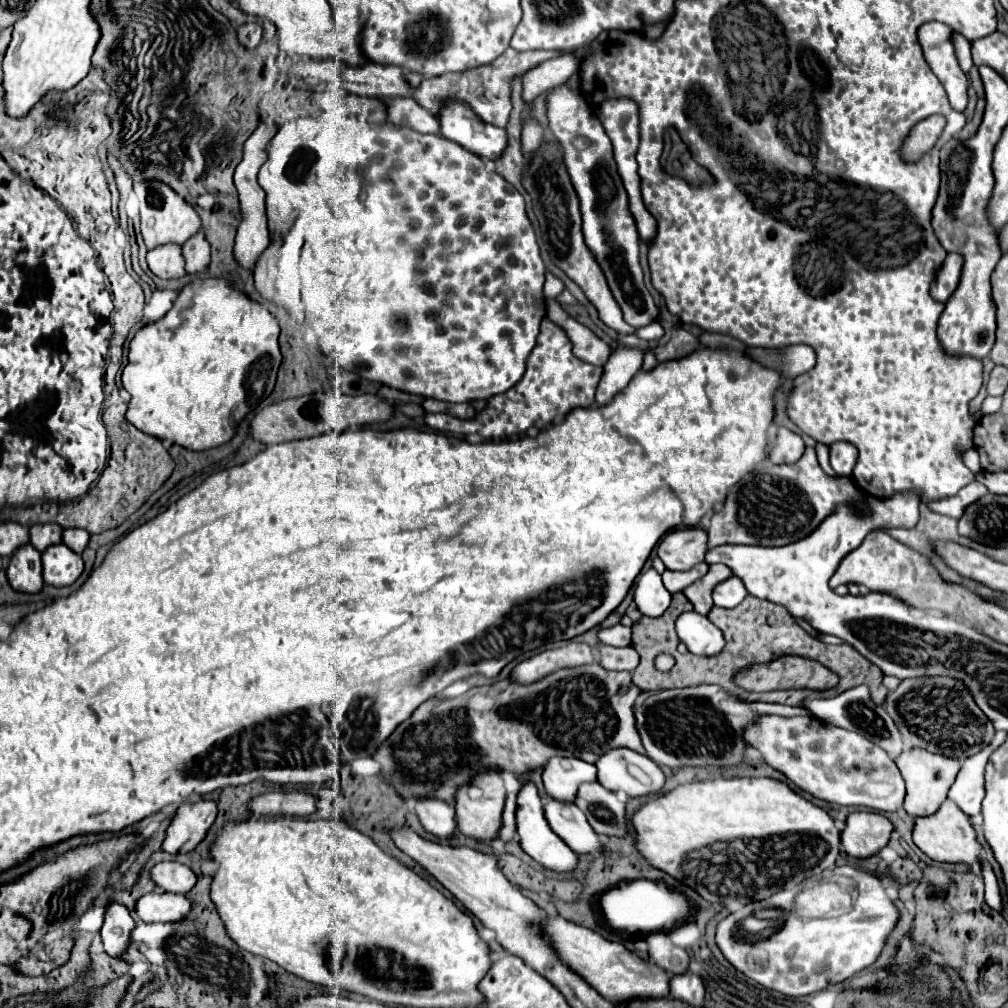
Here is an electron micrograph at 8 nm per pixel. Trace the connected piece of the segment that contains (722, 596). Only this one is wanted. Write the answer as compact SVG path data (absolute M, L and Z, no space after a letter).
M727 578L725 582L717 584L713 590L713 602L719 608L733 608L737 604L743 602L743 584L739 582L739 578Z

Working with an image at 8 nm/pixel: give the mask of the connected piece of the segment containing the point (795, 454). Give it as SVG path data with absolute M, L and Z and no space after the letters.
M779 428L777 442L769 454L769 460L773 464L793 464L803 456L803 450L805 450L805 442L799 434L787 428Z

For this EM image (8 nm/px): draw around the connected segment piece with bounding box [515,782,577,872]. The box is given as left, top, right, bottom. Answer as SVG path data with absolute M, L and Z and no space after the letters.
M525 782L517 794L517 834L521 838L521 848L539 864L543 864L549 870L555 872L571 872L577 864L577 854L571 852L571 848L567 848L567 844L563 844L563 840L559 840L559 836L549 828L545 816L543 816L543 802L539 798L539 792L535 788L533 782Z

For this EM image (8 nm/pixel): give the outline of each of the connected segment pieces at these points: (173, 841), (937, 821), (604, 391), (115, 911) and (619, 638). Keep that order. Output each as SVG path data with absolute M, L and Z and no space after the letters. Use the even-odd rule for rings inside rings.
M211 800L181 804L165 830L165 840L161 848L169 854L191 852L205 838L215 816L217 804Z
M945 800L935 814L923 816L923 818L915 818L913 842L931 860L939 860L939 862L965 862L973 870L979 868L979 858L983 856L983 848L979 846L979 842L975 838L975 830L969 824L969 818L963 812L959 812L959 808L951 800Z
M617 348L611 352L611 358L613 360L607 360L603 366L603 378L597 386L597 404L613 400L643 366L643 350L637 348Z
M111 902L109 906L107 906L107 912L103 918L101 940L103 940L105 952L113 958L119 958L125 952L125 946L129 942L129 934L135 926L135 920L123 904ZM109 906L113 906L113 908L109 910Z
M617 624L607 630L599 630L599 640L607 646L627 646L627 644L631 644L631 637L631 627L622 624Z

